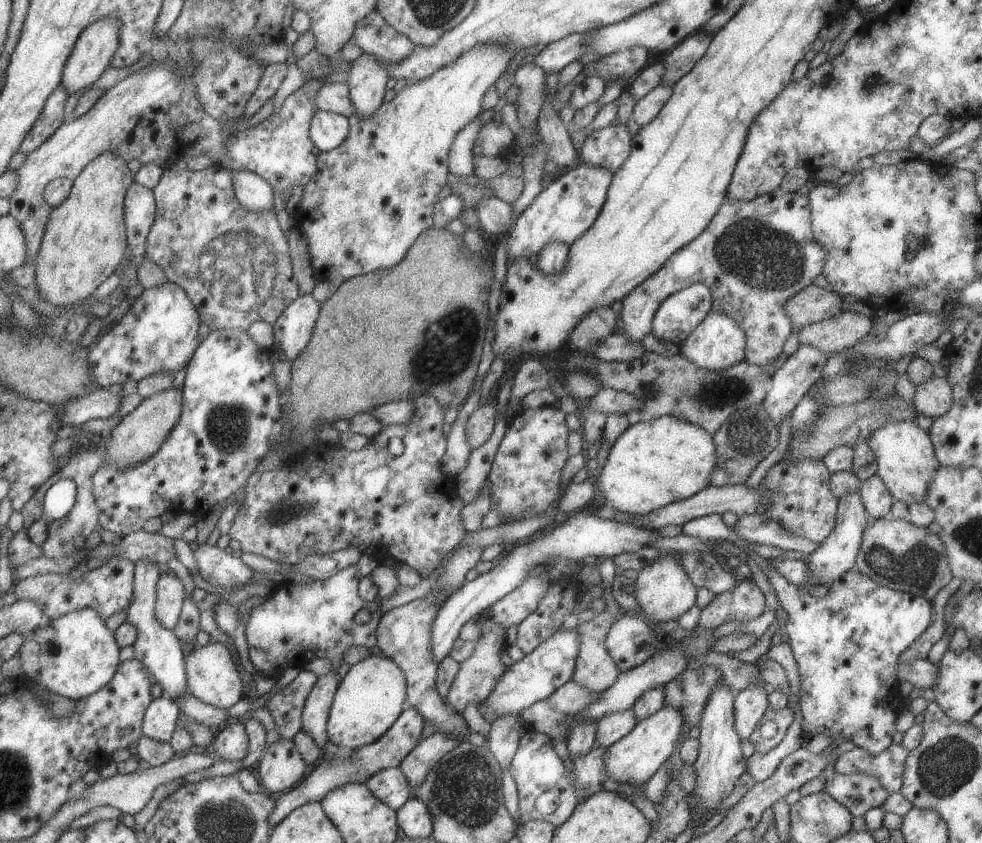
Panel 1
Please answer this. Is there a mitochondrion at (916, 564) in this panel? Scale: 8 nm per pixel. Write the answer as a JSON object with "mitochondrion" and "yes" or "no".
{"mitochondrion":"yes"}

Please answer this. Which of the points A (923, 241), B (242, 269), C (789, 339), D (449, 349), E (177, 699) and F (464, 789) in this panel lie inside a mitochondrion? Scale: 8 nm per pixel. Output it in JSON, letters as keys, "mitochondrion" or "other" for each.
{"A":"mitochondrion","B":"mitochondrion","C":"other","D":"mitochondrion","E":"other","F":"mitochondrion"}

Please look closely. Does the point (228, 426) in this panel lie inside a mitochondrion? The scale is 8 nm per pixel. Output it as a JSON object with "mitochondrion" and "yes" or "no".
{"mitochondrion":"yes"}

